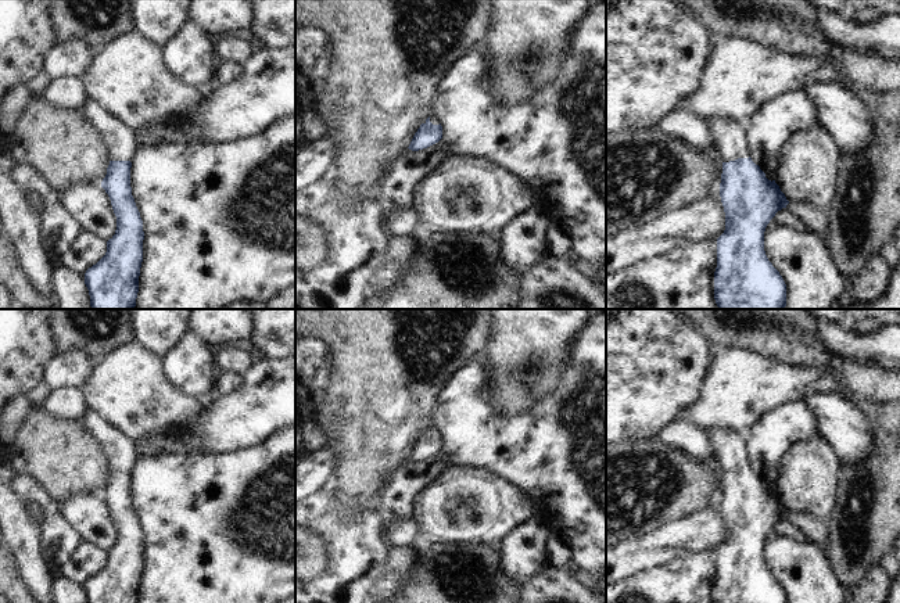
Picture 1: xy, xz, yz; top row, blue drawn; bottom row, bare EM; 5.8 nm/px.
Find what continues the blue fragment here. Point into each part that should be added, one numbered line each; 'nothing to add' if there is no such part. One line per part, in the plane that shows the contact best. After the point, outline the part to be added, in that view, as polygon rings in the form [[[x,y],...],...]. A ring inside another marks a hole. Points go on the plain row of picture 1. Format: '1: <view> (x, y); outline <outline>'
1: yz (730, 448); outline [[[710,428],[707,435],[714,449],[717,464],[722,473],[749,469],[746,441],[738,432]]]

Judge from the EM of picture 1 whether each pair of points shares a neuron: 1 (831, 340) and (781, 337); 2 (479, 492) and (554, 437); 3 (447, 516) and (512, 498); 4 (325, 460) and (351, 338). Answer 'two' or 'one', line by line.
1: two
2: two
3: one
4: two

